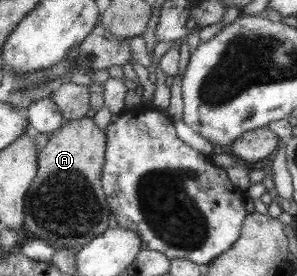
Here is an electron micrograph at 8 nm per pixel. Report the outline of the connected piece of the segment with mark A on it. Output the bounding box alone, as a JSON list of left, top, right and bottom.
[23,116,110,250]

